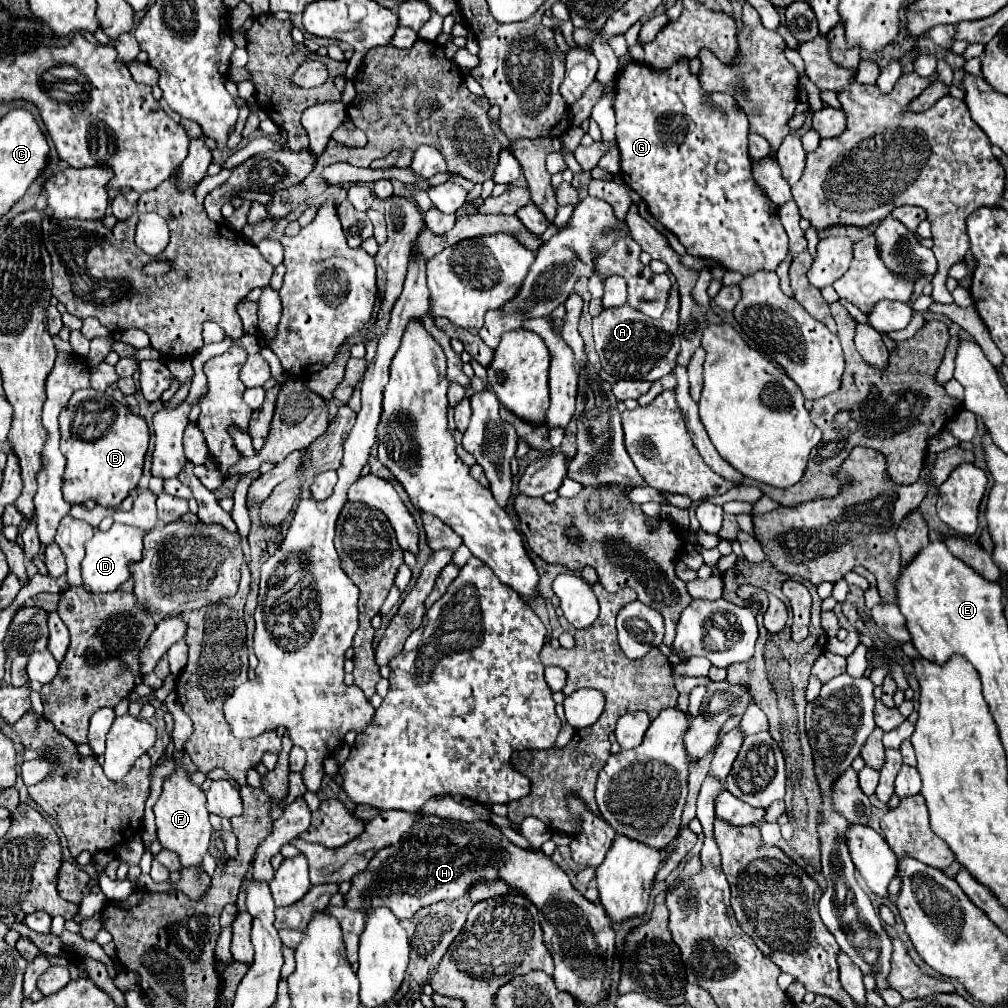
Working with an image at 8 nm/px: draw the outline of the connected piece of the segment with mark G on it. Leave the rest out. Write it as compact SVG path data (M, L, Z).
M681 57L667 69L653 69L643 61L625 65L615 81L613 109L617 117L617 143L621 153L621 179L647 203L649 213L661 221L689 251L689 255L717 259L745 277L757 269L775 271L787 257L787 233L779 219L769 215L769 199L761 195L751 175L747 155L747 117L729 93L711 93L715 107L703 103L705 91L689 71L689 59Z

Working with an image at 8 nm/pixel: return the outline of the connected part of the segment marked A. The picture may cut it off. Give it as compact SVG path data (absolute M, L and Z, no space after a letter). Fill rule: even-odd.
M671 289L667 307L661 319L645 317L641 311L631 305L603 309L597 317L593 317L593 337L603 369L617 381L623 379L645 379L649 383L661 379L663 375L673 371L677 353L679 353L679 293Z

